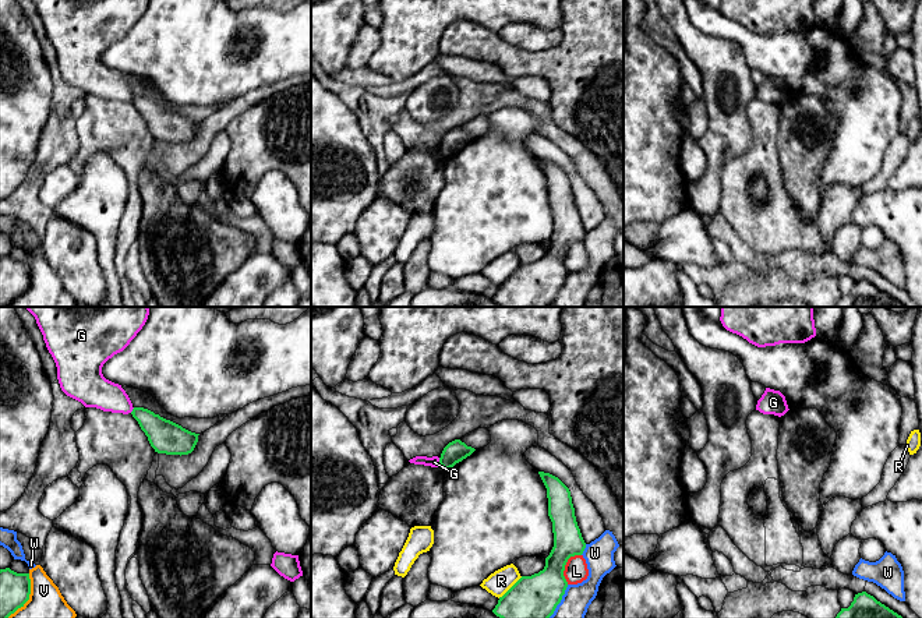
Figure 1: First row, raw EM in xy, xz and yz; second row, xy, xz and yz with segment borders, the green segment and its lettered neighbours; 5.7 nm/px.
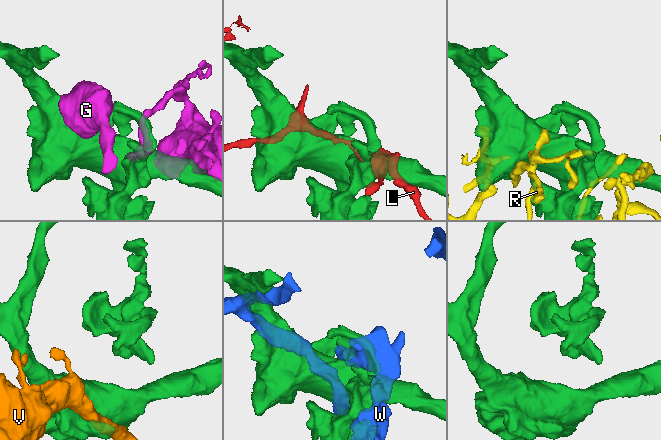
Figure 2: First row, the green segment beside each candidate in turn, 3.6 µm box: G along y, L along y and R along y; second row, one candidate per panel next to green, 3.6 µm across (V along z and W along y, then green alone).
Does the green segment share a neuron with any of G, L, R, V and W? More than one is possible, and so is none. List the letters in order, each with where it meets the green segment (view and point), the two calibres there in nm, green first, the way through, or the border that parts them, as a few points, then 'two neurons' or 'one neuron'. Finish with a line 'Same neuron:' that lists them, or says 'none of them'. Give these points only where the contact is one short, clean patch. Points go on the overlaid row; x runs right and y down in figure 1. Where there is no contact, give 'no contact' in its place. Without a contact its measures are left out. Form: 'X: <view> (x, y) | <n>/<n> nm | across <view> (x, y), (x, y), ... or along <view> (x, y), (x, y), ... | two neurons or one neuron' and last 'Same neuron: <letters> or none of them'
G: xz (440, 462) | 120/60 nm | two neurons
L: xz (565, 564) | 260/130 nm | two neurons
R: xz (511, 588) | 260/140 nm | two neurons
V: xy (28, 597) | 180/190 nm | two neurons
W: xz (583, 550) | 170/170 nm | two neurons
Same neuron: none of them

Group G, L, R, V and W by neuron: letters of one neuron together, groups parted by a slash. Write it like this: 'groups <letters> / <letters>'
groups G / L / R / V / W

